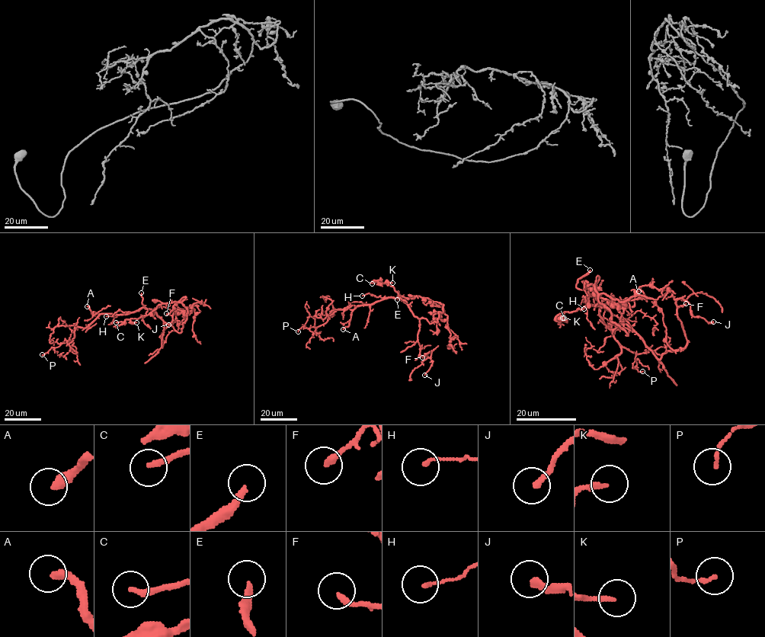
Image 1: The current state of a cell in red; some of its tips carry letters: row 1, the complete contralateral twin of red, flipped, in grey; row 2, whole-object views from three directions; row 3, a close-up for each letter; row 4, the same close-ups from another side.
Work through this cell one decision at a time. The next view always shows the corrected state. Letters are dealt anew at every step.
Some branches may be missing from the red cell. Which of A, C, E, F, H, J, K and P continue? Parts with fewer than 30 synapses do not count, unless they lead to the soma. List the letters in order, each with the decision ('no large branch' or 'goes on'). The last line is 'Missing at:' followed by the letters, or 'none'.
A: goes on
C: goes on
E: goes on
F: no large branch
H: no large branch
J: no large branch
K: no large branch
P: no large branch
Missing at: A, C, E

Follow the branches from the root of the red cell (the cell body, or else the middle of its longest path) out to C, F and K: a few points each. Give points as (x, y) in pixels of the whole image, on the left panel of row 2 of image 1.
C: (151, 309), (145, 308), (145, 315), (137, 318), (116, 322)
F: (151, 309), (163, 321), (161, 347), (164, 341), (161, 334), (172, 320), (172, 316), (166, 313)
K: (151, 309), (145, 308), (147, 312), (144, 316), (130, 319), (136, 322)

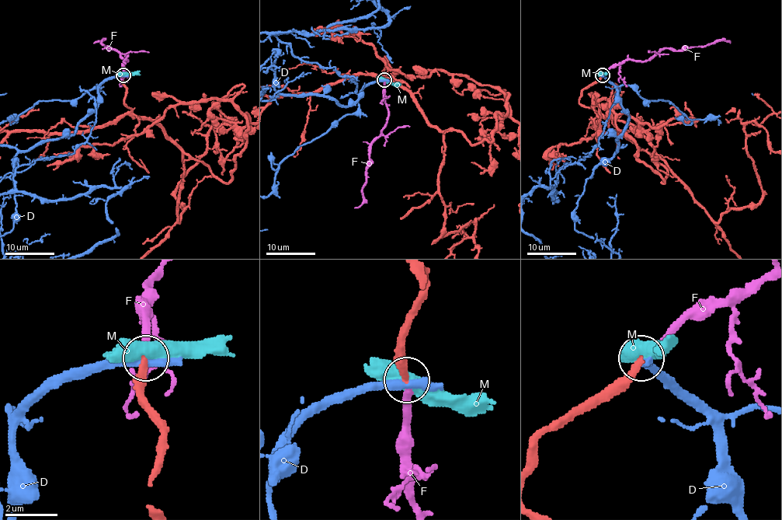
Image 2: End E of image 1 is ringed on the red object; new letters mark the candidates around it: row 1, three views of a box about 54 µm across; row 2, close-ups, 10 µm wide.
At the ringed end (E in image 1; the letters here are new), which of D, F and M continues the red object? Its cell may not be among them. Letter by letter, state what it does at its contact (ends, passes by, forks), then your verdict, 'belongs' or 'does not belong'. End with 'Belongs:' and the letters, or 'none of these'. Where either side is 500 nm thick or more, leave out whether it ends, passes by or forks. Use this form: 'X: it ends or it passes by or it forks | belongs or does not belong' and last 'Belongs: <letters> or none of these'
D: it passes by | does not belong
F: it ends | belongs
M: does not belong
Belongs: F

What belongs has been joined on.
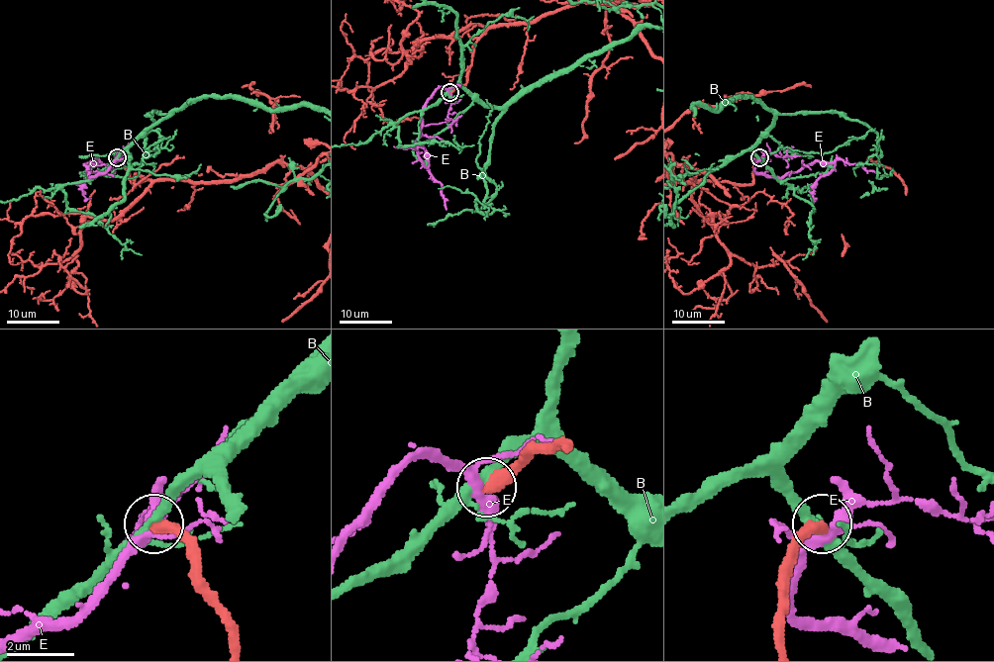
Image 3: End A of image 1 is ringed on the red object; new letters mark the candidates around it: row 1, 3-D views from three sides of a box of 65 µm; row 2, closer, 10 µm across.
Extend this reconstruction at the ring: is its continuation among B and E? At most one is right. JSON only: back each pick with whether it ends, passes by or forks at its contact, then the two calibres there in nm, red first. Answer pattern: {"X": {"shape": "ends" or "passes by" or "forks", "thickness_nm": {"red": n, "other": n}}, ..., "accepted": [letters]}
{"accepted": []}

